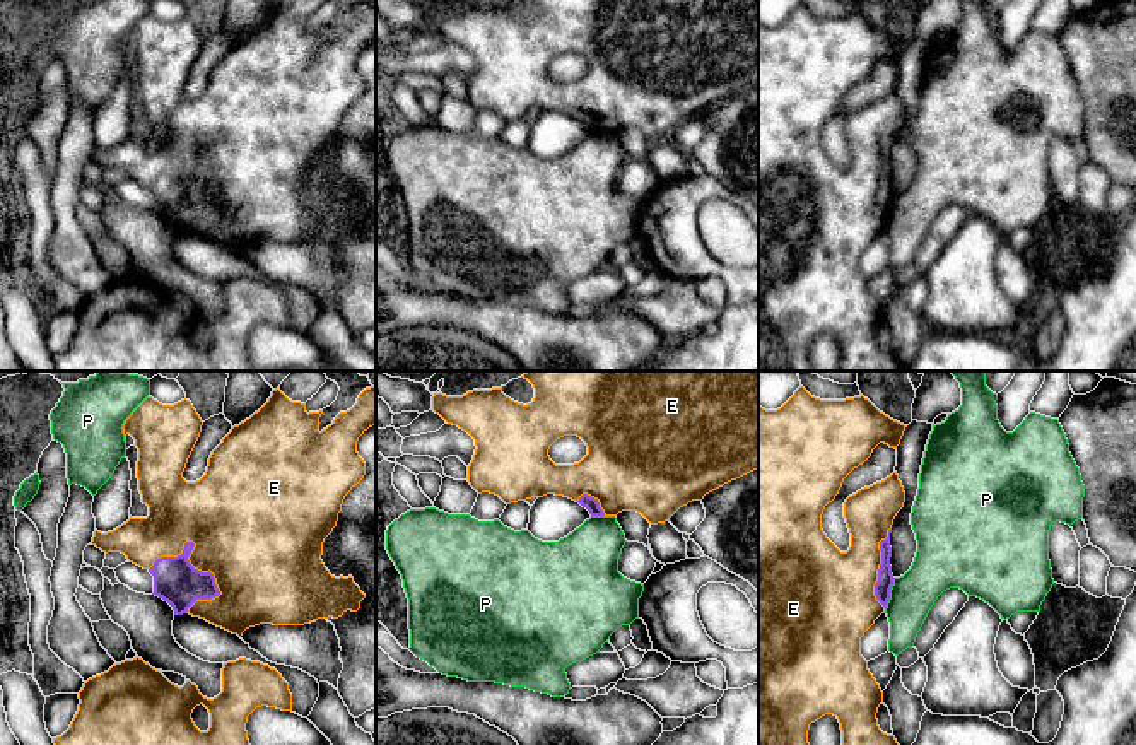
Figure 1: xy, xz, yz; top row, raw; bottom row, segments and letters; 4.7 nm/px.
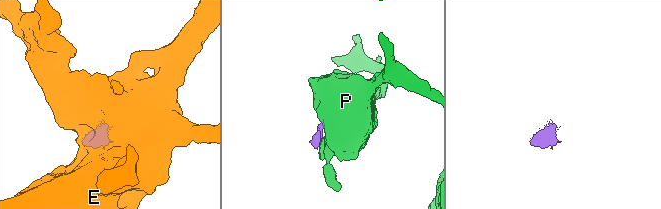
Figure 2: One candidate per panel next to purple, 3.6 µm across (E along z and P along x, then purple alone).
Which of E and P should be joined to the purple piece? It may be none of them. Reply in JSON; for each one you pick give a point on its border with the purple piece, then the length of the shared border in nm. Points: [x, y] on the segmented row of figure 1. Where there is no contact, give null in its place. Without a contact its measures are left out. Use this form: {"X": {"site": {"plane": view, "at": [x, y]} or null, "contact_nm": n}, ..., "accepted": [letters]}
{"E": {"site": {"plane": "xy", "at": [192, 549]}, "contact_nm": 360}, "accepted": ["E"]}

